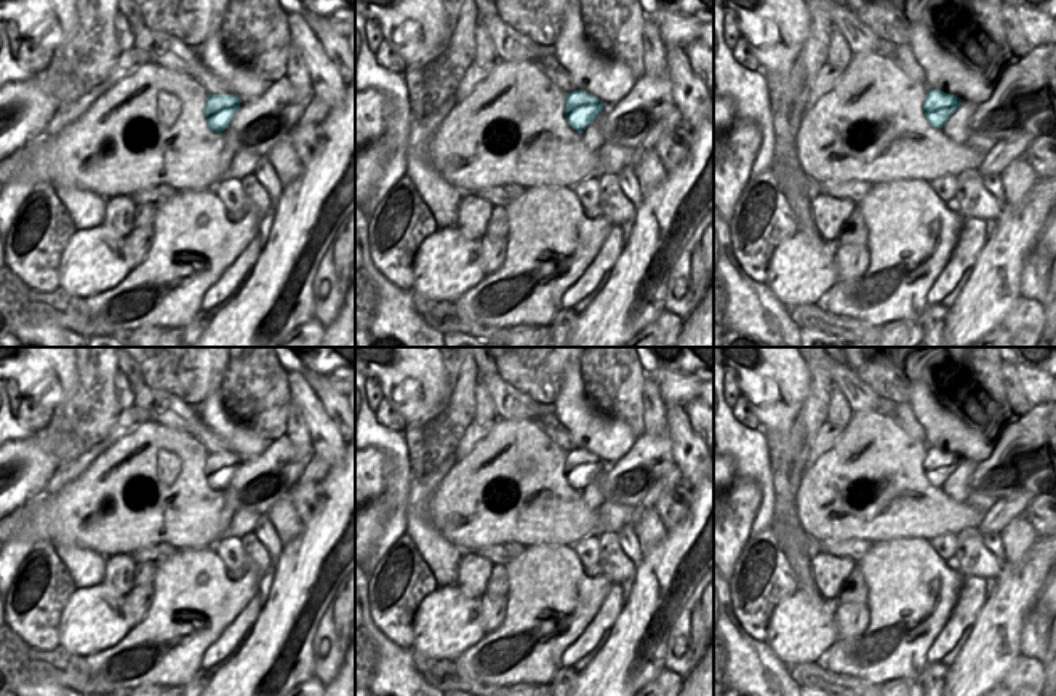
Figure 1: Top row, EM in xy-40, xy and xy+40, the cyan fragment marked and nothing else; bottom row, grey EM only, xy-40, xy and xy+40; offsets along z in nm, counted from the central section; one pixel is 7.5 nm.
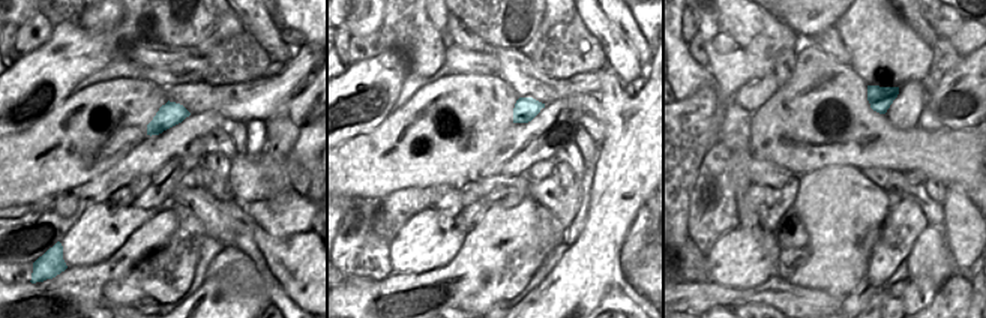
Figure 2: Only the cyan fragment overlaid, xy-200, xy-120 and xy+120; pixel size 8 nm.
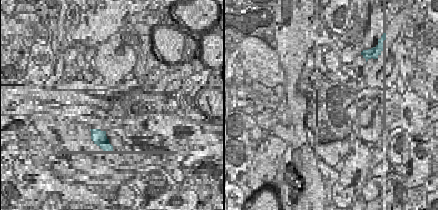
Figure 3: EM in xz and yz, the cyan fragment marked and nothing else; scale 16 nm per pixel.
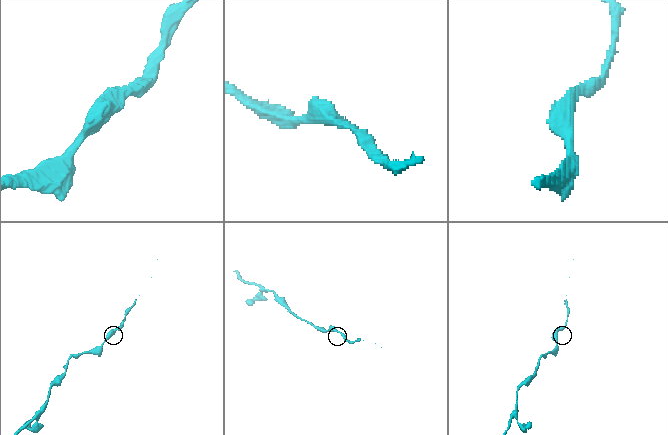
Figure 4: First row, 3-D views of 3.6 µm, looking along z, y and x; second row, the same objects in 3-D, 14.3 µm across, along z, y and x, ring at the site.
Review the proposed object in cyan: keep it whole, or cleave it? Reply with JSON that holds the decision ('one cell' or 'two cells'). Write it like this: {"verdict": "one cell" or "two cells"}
{"verdict": "one cell"}

